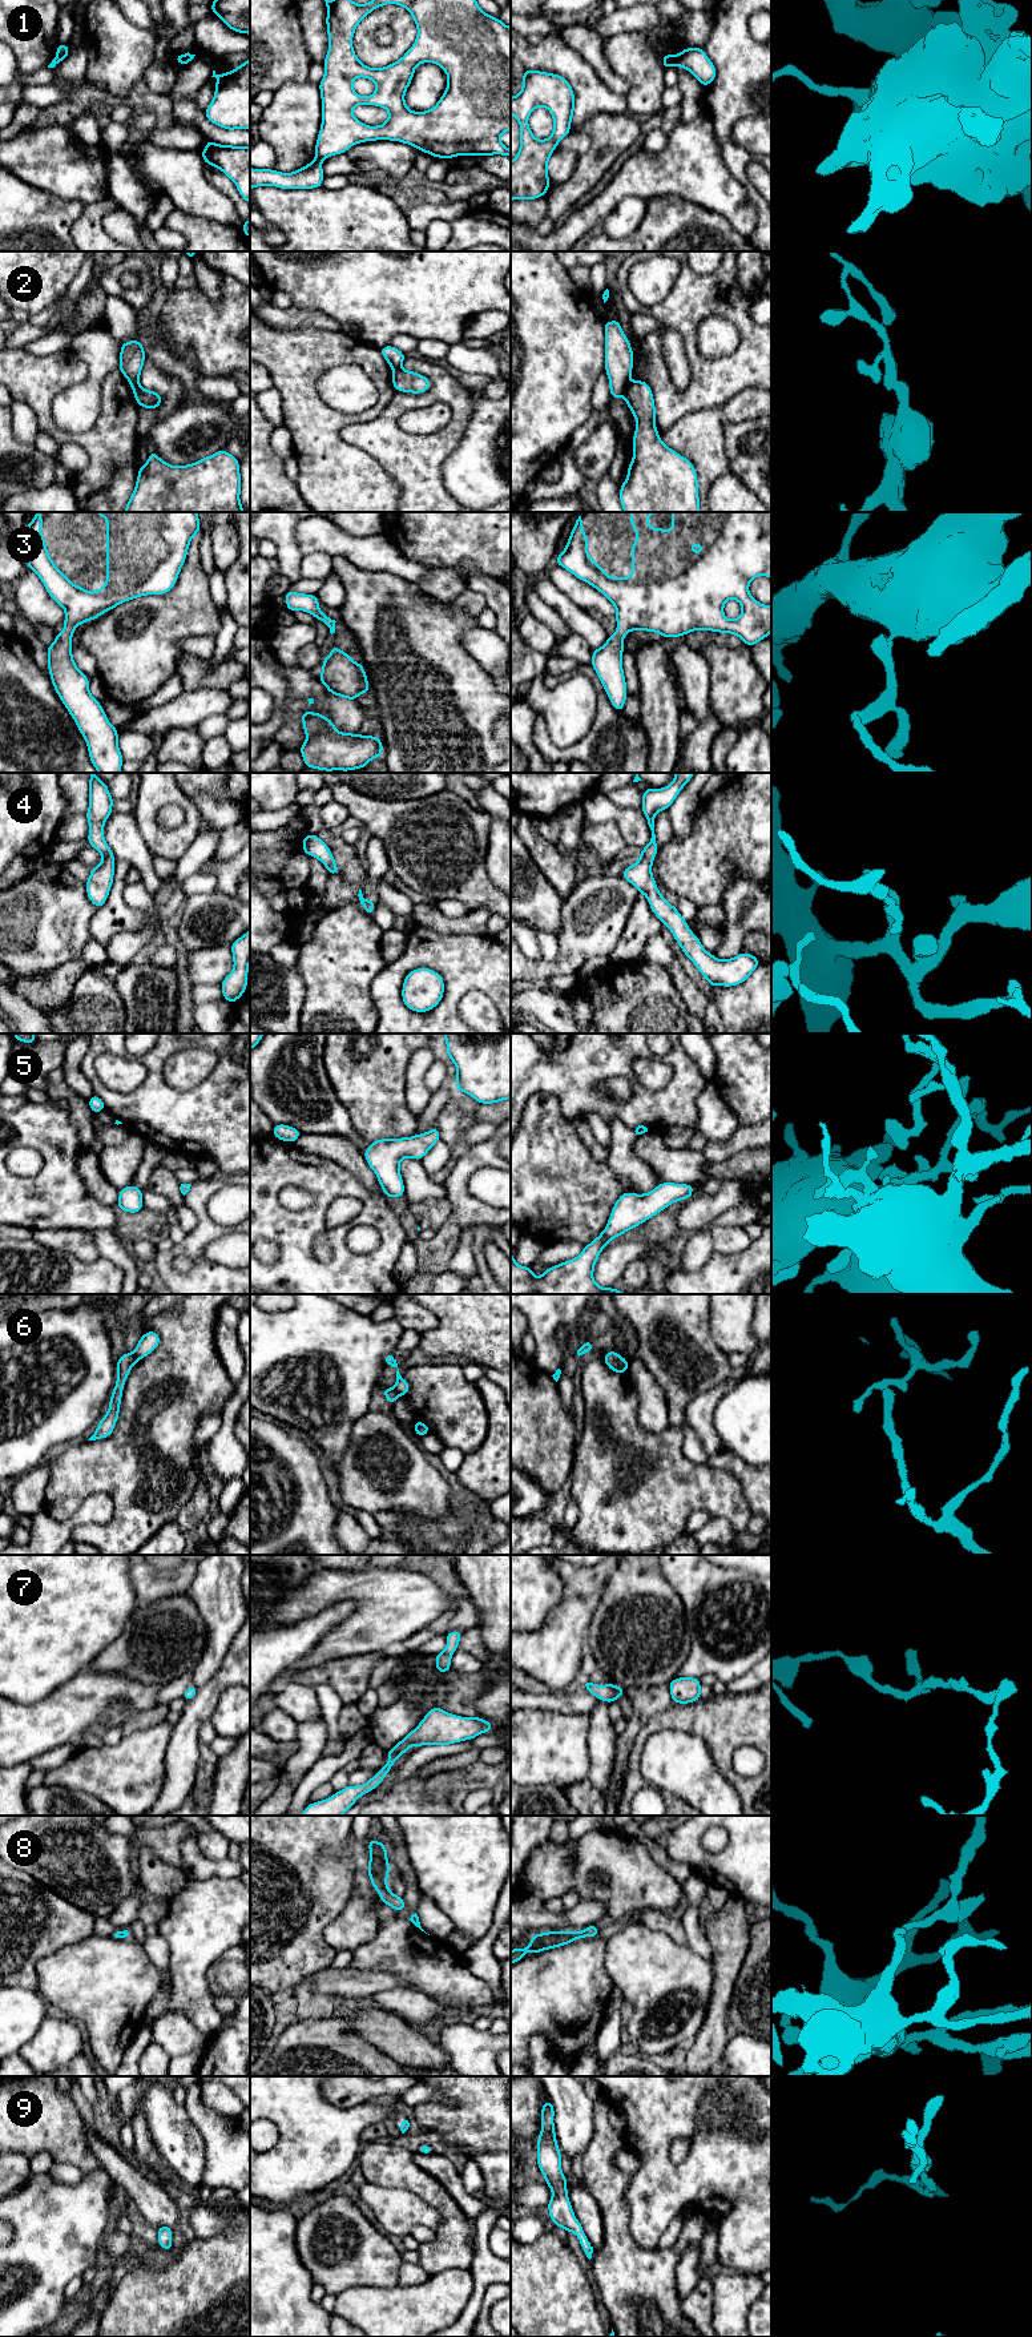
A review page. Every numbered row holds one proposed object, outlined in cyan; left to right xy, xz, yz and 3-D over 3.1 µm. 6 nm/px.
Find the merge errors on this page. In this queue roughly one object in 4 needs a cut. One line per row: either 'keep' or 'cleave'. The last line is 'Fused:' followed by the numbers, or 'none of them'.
1: cleave
2: cleave
3: keep
4: keep
5: keep
6: cleave
7: keep
8: keep
9: keep
Fused: 1, 2, 6

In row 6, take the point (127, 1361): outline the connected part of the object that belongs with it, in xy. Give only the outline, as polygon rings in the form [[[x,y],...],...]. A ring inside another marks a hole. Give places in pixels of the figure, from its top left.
[[[124,1353],[118,1358],[118,1361],[116,1363],[117,1381],[116,1381],[114,1389],[112,1391],[112,1397],[109,1399],[109,1410],[101,1418],[94,1434],[88,1441],[104,1439],[104,1438],[108,1438],[112,1435],[114,1426],[118,1421],[118,1415],[120,1415],[120,1406],[121,1406],[121,1398],[122,1398],[125,1381],[126,1381],[132,1367],[137,1363],[137,1361],[138,1359],[134,1355],[134,1353]]]

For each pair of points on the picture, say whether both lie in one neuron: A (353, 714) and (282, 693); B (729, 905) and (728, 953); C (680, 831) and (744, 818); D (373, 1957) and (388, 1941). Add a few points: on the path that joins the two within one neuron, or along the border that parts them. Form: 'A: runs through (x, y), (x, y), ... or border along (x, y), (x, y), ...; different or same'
A: border along (281, 665), (289, 689), (283, 725); different
B: runs through (733, 917), (733, 941); same
C: border along (701, 801), (690, 831), (676, 837); different
D: runs through (377, 1953), (385, 1945); same

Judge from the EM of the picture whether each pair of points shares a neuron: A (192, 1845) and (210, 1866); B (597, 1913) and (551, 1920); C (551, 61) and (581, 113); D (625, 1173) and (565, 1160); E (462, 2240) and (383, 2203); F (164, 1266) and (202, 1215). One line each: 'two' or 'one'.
A: one
B: one
C: one
D: two
E: two
F: one

